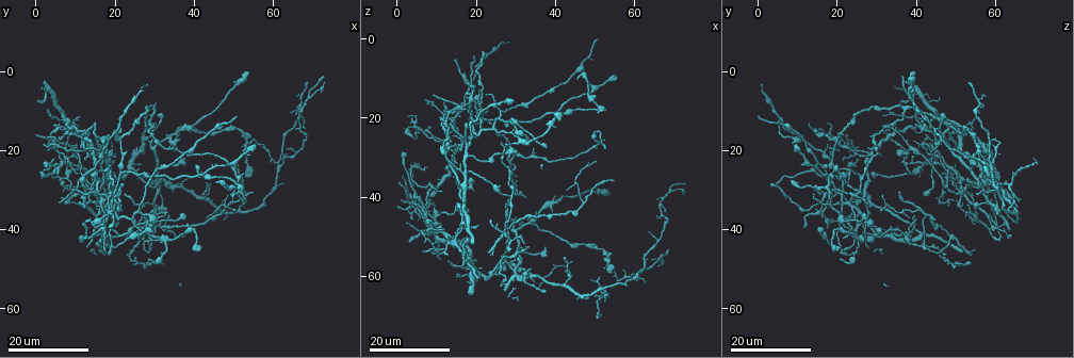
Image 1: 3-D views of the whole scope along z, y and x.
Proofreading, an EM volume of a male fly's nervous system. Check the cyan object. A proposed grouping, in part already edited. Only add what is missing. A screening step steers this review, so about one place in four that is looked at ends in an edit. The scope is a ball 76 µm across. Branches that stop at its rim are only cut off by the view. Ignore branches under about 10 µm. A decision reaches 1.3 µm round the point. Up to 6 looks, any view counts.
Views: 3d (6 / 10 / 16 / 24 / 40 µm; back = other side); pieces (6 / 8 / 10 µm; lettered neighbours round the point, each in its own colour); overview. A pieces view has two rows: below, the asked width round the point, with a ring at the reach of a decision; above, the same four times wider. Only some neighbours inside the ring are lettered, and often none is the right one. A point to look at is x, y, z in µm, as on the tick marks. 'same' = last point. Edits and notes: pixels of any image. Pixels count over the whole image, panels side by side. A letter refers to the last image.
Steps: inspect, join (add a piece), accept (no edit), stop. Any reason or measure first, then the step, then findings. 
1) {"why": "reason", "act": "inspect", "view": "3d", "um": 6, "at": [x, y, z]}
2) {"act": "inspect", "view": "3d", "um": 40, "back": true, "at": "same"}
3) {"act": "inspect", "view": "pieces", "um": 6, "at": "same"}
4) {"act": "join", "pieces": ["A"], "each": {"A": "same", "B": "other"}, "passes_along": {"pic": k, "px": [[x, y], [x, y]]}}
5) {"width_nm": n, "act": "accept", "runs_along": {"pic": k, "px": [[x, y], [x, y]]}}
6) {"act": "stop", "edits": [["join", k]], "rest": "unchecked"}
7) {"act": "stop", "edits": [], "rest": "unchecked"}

{"why": "thin end", "act": "inspect", "view": "3d", "um": 24, "at": [10.5, 12.0, 55.5]}

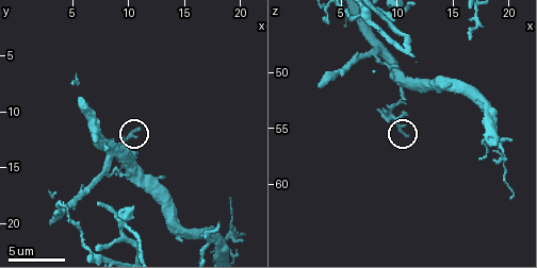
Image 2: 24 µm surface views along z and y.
{"act": "inspect", "view": "pieces", "um": 8, "at": [11.0, 11.6, 55.6]}

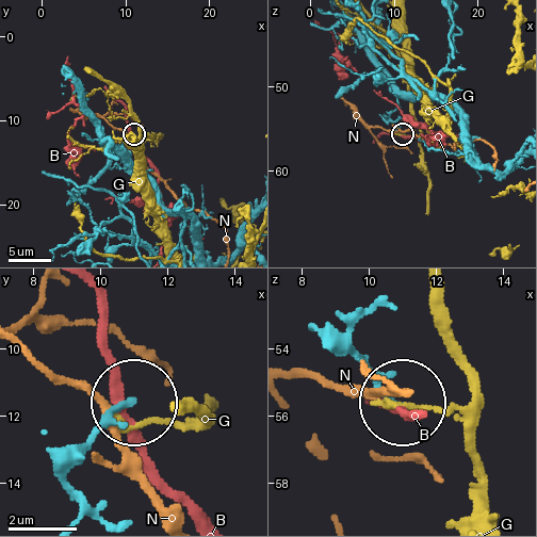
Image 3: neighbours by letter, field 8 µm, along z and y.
{"act": "accept", "each": {"B": "other", "G": "other", "N": "other"}, "runs_along": {"pic": 3, "px": [[82, 449], [131, 403]]}, "found": "no lettered piece goes on from it"}

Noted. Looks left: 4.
{"why": "free end", "act": "inspect", "view": "3d", "um": 16, "at": [63.5, 19.5, 48.5]}

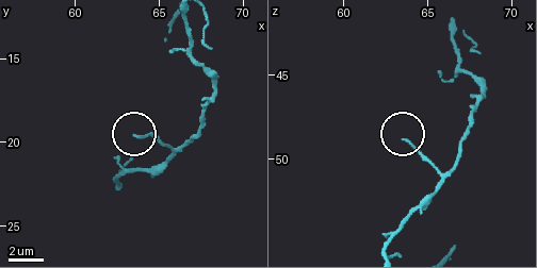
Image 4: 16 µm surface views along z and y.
{"act": "inspect", "view": "pieces", "um": 10, "at": [63.8, 19.6, 48.8]}

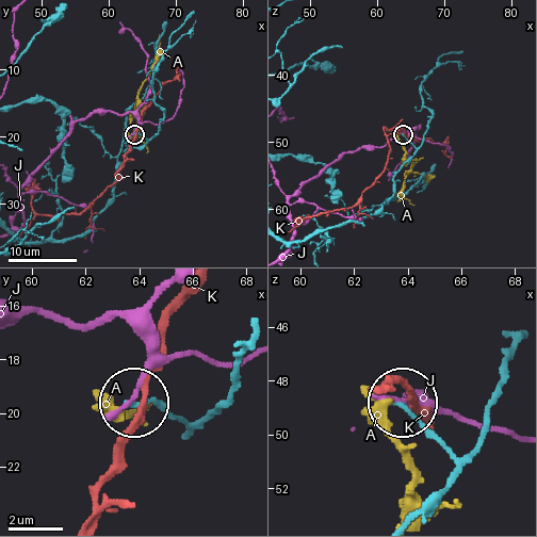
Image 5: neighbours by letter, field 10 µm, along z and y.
{"act": "accept", "each": {"A": "other", "J": "other", "K": "other"}, "found": "no lettered piece goes on from it"}

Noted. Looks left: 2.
{"why": "thick end", "act": "inspect", "view": "3d", "um": 16, "at": [42.0, 31.5, 55.5]}

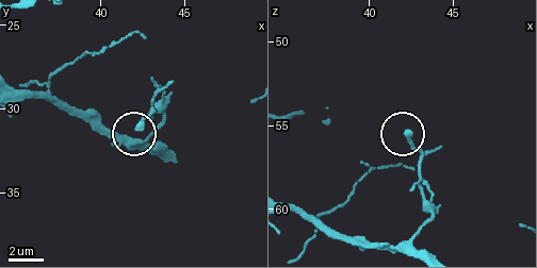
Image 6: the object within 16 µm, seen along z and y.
{"why": "see the neighbours", "act": "inspect", "view": "pieces", "um": 10, "at": [42.3, 31.0, 55.4]}

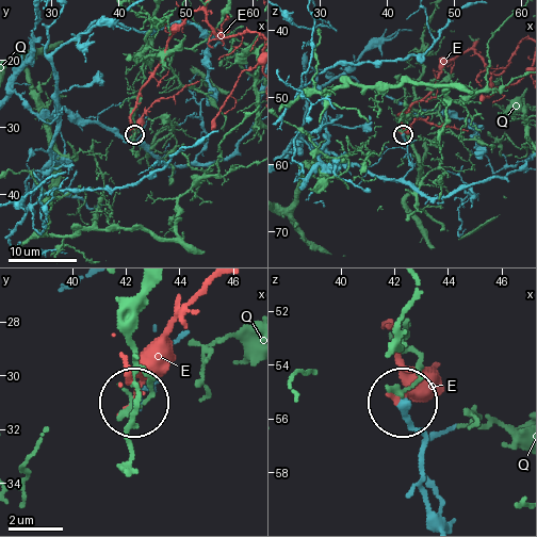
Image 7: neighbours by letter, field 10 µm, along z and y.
{"act": "accept", "each": {"E": "other", "Q": "other"}, "found": "none of them fits"}

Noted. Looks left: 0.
{"act": "stop", "edits": [], "rest": "unchecked"}

